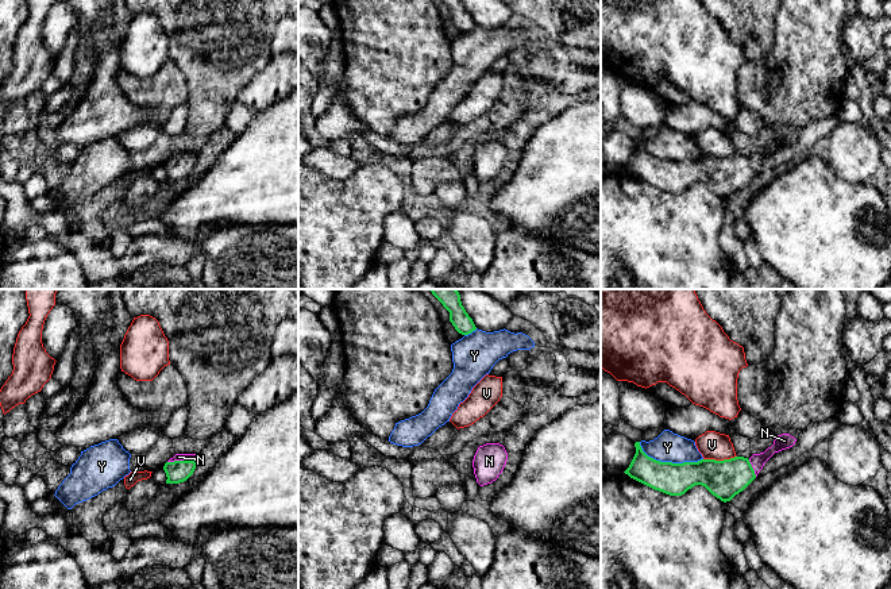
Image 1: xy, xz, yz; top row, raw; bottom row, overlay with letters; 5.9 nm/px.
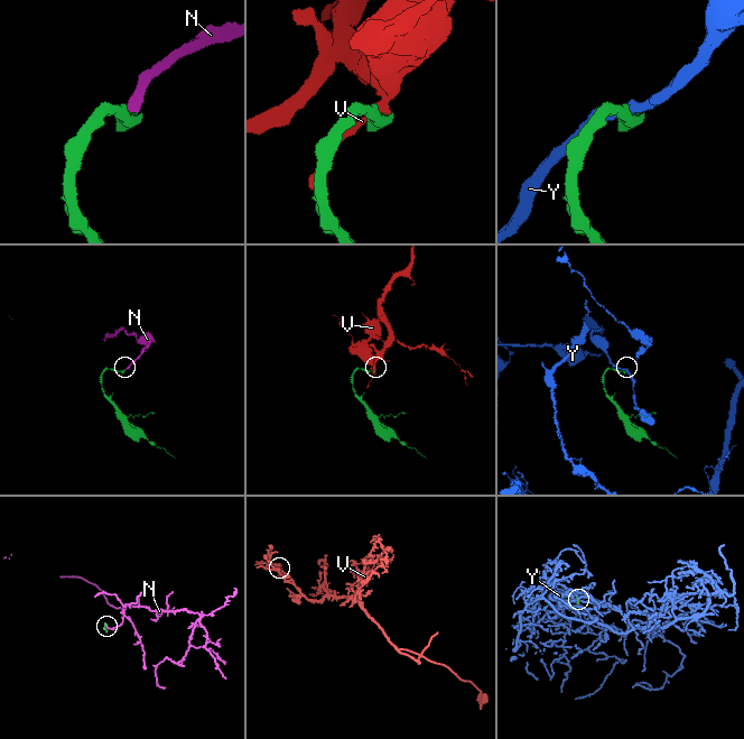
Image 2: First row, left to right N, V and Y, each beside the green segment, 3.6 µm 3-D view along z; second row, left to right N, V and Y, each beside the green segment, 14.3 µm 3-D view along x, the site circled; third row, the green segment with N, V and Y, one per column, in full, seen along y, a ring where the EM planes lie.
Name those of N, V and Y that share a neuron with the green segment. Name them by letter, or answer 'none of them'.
N

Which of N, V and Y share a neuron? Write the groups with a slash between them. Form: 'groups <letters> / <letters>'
groups N / V / Y

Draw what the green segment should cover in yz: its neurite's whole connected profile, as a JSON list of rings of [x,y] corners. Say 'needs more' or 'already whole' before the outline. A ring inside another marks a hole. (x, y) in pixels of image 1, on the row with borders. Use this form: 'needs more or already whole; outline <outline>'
needs more; outline [[[790,434],[775,435],[774,444],[749,459],[701,459],[698,462],[660,462],[648,457],[640,442],[636,454],[624,471],[630,478],[670,496],[682,496],[695,485],[705,486],[713,496],[726,503],[742,492],[759,474],[764,463],[782,450],[790,449],[796,439]]]

